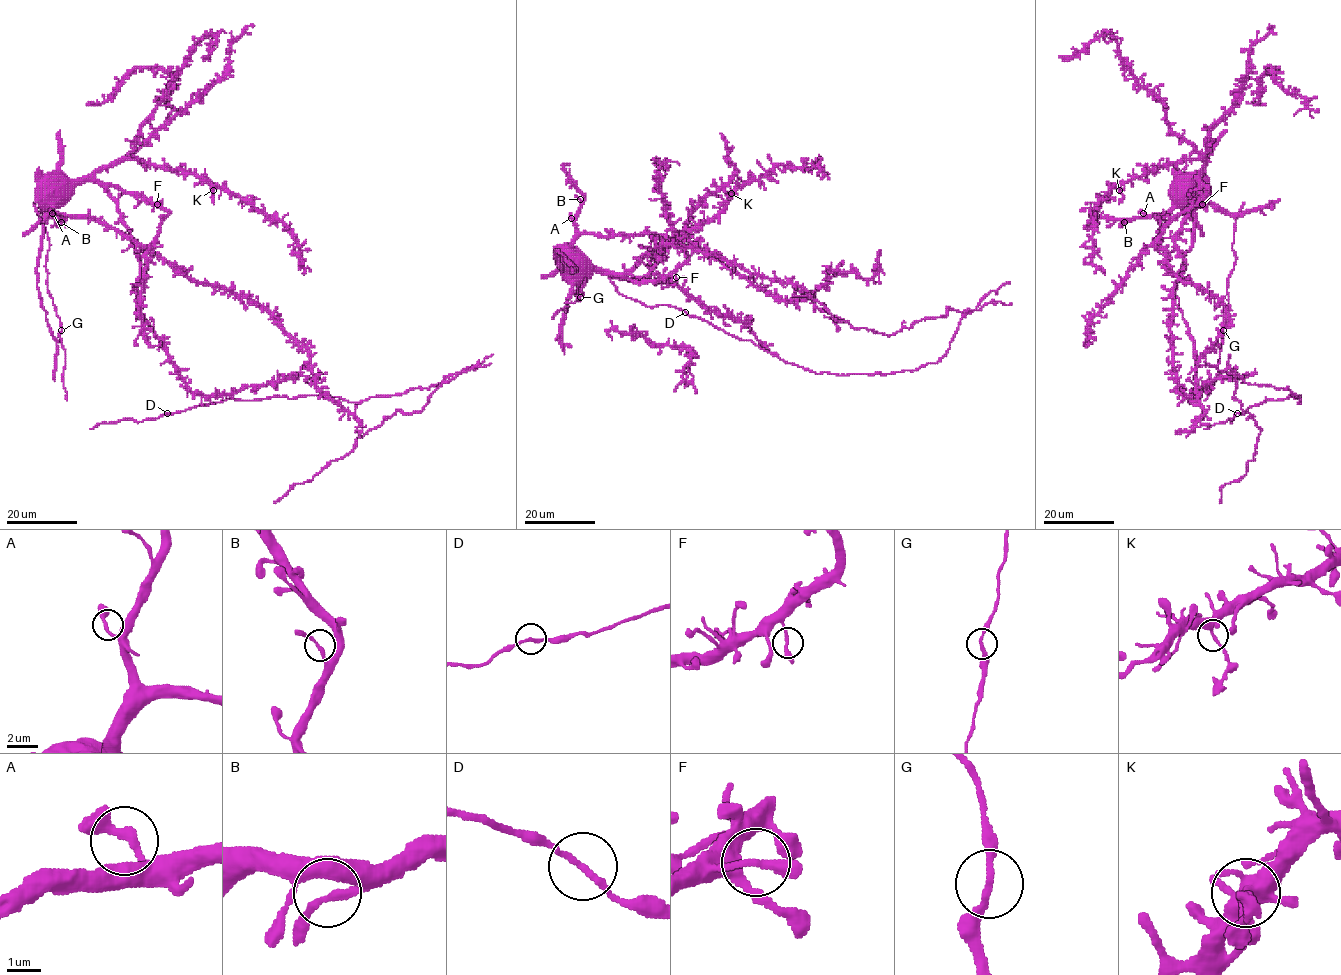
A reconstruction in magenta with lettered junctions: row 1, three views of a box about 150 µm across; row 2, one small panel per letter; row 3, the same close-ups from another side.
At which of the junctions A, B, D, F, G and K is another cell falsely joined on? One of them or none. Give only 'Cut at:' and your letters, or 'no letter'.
Cut at: K

